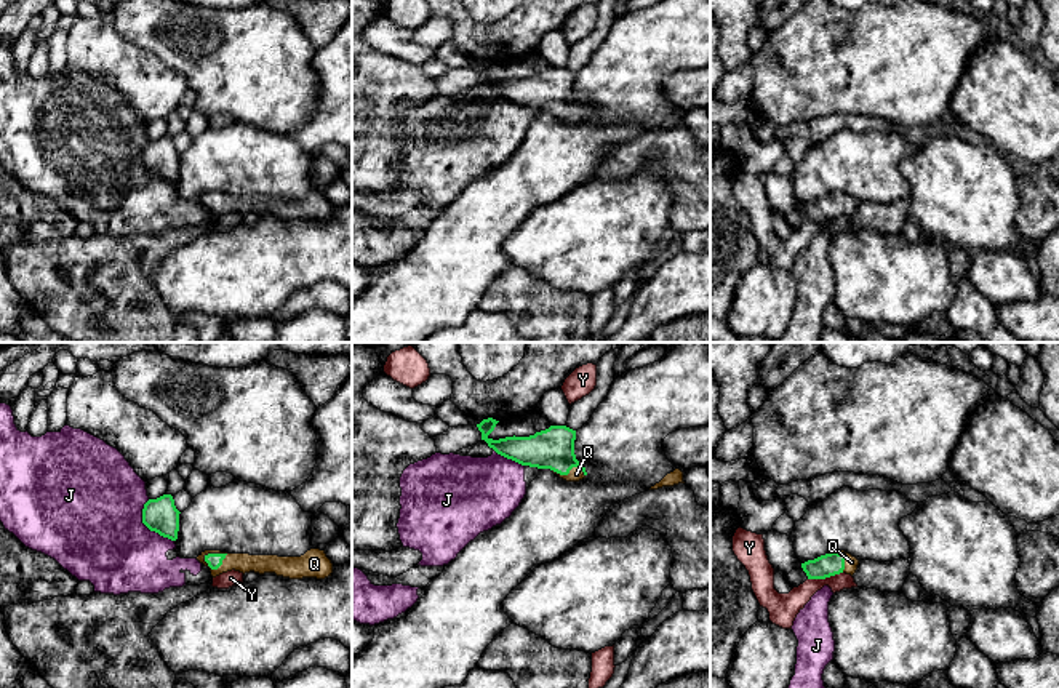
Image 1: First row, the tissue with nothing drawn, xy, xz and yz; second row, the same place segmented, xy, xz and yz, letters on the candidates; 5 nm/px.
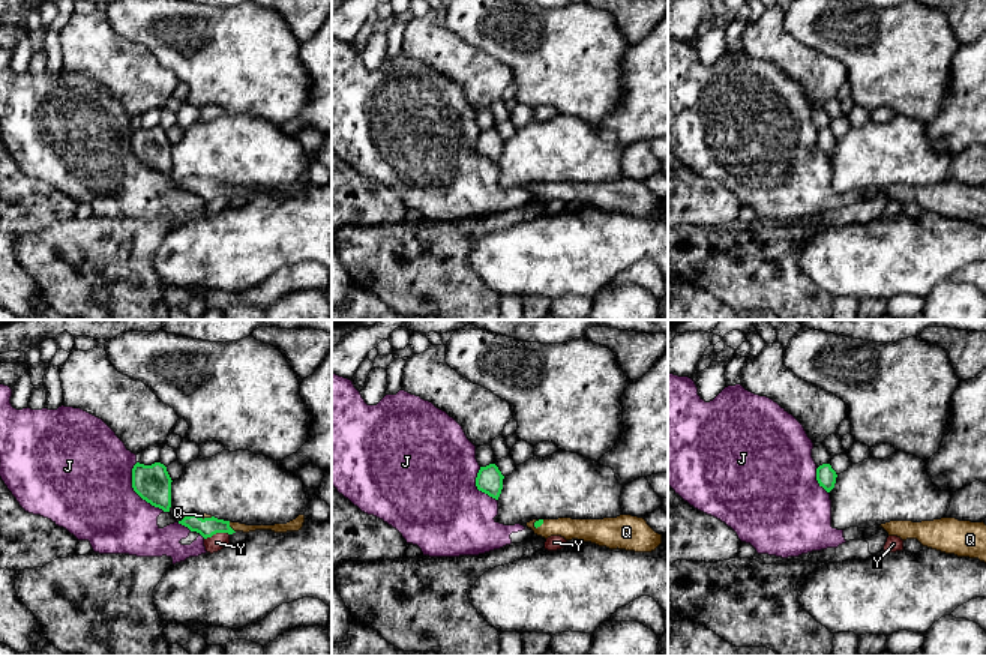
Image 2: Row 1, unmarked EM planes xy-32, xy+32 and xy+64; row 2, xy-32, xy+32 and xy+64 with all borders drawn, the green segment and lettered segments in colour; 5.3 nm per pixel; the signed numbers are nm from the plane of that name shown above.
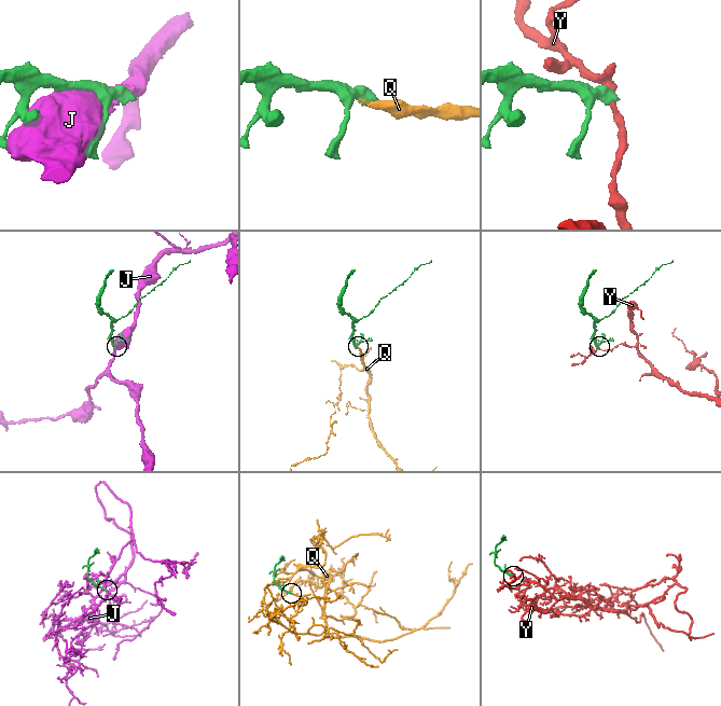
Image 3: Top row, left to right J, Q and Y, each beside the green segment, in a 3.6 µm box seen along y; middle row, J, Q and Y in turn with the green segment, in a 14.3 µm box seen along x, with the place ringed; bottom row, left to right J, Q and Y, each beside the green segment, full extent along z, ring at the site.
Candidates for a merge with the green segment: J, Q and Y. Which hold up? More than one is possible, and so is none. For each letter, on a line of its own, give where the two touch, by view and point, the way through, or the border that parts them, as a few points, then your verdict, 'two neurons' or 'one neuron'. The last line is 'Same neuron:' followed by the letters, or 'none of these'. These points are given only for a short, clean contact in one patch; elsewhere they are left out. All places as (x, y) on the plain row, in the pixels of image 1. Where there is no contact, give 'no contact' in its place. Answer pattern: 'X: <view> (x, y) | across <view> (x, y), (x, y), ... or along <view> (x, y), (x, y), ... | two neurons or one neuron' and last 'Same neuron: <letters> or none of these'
J: xy (147, 168) | two neurons
Q: xy (215, 196) | across xy (215, 202), (215, 196), (240, 204) | one neuron
Y: yz (824, 220) | along yz (842, 213), (832, 218), (808, 221) | two neurons
Same neuron: Q

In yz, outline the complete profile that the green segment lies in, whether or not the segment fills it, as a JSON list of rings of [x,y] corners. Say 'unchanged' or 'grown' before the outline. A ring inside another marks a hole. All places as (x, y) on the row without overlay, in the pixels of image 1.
grown; [[[845,192],[830,194],[801,205],[808,221],[825,221],[840,214],[854,216],[859,202]]]

